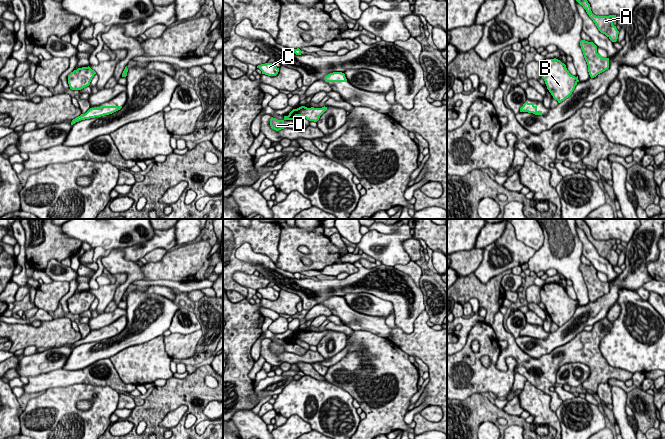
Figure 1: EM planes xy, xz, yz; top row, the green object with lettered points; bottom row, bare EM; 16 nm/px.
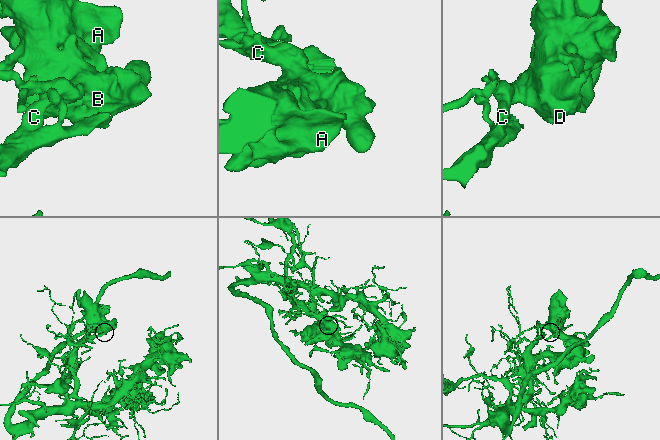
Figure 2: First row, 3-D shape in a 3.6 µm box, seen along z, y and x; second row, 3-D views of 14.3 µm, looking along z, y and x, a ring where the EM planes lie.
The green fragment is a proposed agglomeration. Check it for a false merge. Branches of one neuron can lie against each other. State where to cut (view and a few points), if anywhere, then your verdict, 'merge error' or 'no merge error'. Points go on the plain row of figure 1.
no cut | no merge error

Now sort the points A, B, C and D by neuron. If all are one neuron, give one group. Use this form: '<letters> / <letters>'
A B C D

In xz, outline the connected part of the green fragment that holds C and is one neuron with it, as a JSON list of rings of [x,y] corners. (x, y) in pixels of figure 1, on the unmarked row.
[[[272,287],[258,289],[257,292],[259,292],[262,295],[262,298],[268,300],[276,300],[279,296],[279,292],[274,290]]]

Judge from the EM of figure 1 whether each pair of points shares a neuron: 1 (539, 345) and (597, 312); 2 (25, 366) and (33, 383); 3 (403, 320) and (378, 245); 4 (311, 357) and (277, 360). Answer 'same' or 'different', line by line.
1: same
2: different
3: different
4: same

